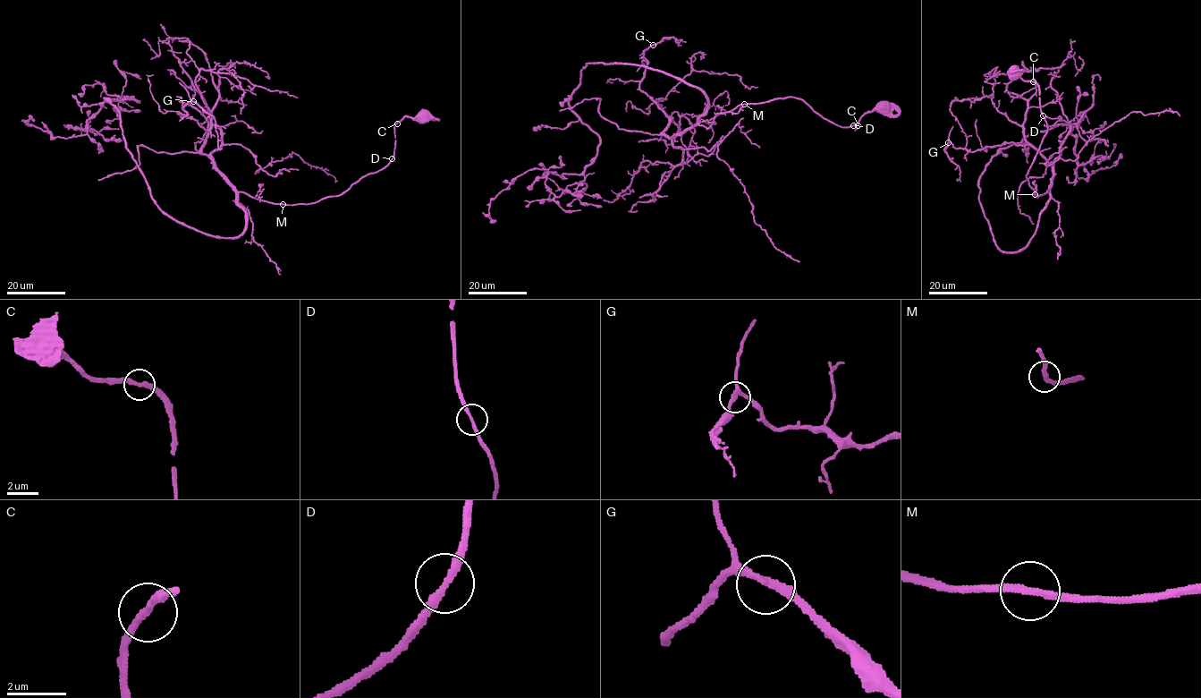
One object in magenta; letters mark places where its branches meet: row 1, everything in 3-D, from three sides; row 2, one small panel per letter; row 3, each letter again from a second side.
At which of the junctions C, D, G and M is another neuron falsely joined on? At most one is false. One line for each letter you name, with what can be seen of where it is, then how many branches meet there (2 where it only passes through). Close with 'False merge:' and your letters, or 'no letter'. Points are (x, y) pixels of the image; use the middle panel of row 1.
False merge: no letter

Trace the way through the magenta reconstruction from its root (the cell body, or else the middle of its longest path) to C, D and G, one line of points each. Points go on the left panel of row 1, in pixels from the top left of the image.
C: (422, 119), (414, 121), (406, 116), (397, 123)
D: (422, 119), (414, 121), (406, 116), (397, 123), (392, 158)
G: (422, 119), (397, 123), (393, 157), (339, 195), (274, 204), (202, 152), (207, 131), (179, 114), (193, 102)

